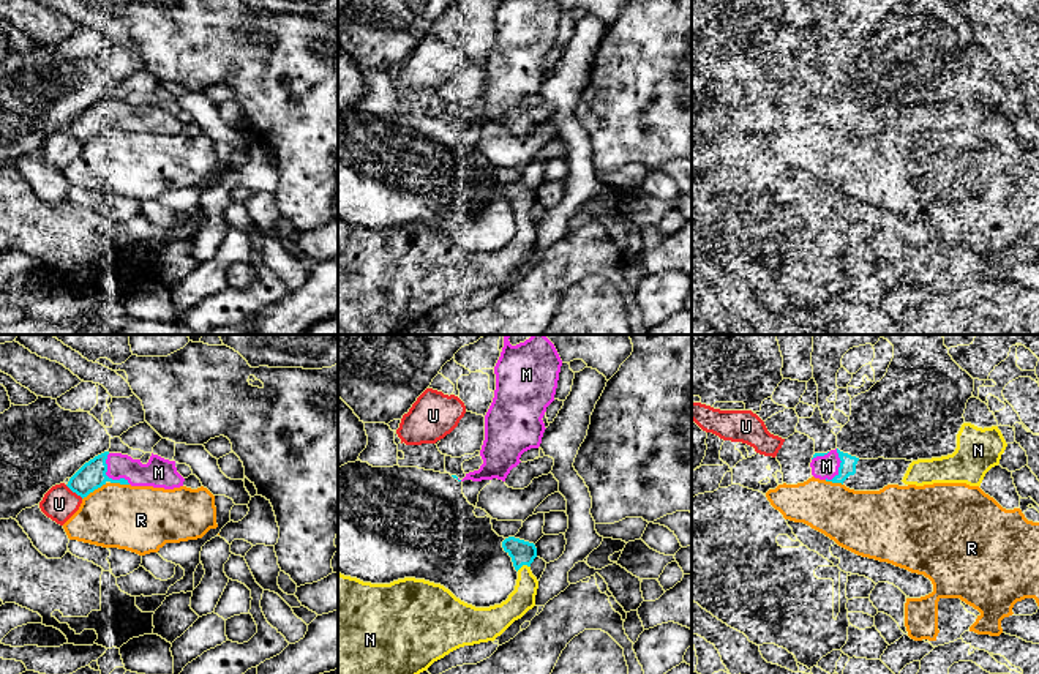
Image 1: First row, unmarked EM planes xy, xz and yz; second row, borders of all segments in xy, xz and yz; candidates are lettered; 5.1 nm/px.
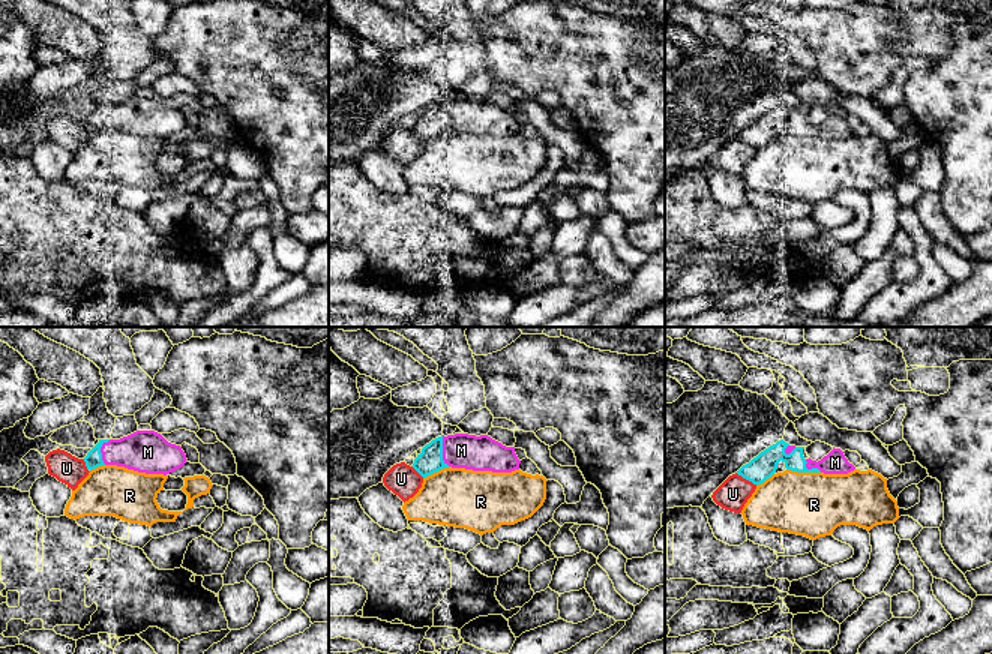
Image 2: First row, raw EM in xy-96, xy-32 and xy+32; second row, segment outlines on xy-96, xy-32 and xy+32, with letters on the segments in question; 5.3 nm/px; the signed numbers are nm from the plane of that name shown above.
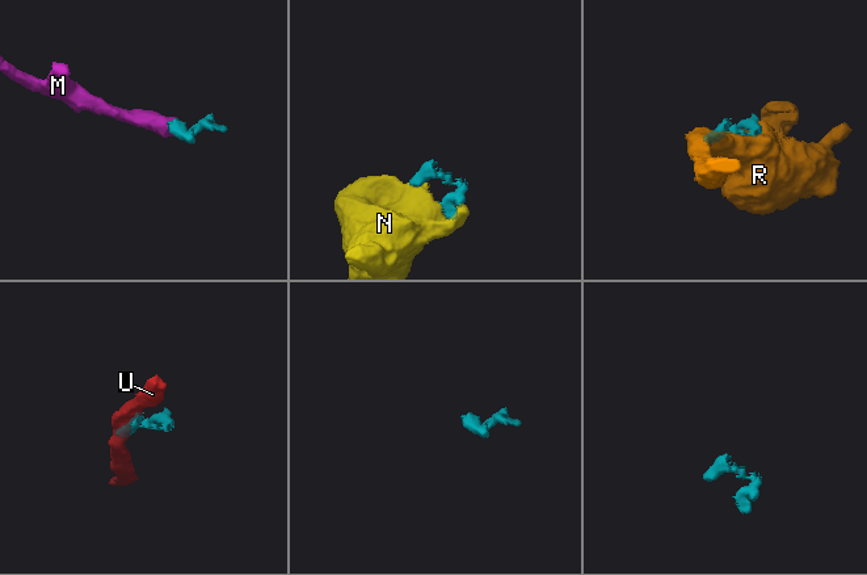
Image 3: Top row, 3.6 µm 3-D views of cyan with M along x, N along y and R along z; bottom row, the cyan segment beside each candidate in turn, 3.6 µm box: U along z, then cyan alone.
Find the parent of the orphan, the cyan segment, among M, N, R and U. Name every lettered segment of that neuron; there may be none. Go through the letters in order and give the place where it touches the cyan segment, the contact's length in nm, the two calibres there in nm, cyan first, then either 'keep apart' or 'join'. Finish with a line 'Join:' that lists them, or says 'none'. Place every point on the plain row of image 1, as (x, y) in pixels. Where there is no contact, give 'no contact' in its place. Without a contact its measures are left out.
M: contact xy (106, 122); length 200 nm; calibres 140 and 140 nm; join
N: contact xz (523, 210); length 80 nm; calibres 130 and 130 nm; join
R: contact xy (93, 136); length 150 nm; calibres 140 and 320 nm; keep apart
U: contact xy (75, 138); length 120 nm; calibres 140 and 170 nm; keep apart
Join: M, N

